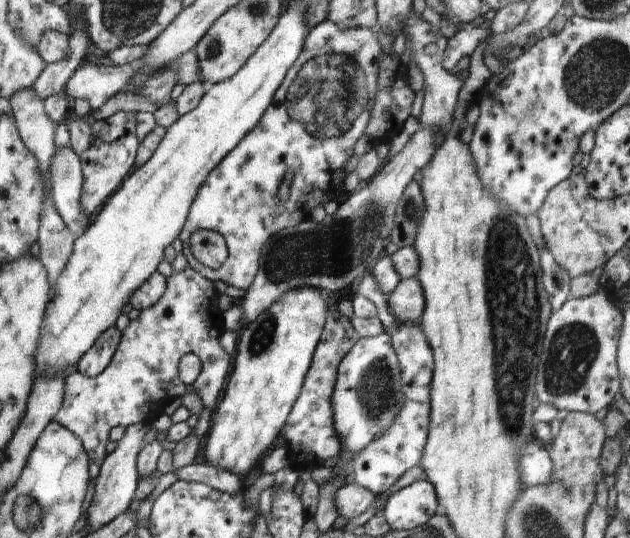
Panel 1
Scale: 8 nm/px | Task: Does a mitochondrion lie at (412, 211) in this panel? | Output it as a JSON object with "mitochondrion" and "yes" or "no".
{"mitochondrion":"yes"}

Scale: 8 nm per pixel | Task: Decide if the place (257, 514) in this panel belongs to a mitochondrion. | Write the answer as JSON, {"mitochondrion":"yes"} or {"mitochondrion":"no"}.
{"mitochondrion":"no"}

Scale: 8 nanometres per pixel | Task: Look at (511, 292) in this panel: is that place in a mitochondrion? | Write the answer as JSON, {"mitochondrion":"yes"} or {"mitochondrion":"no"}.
{"mitochondrion":"yes"}

